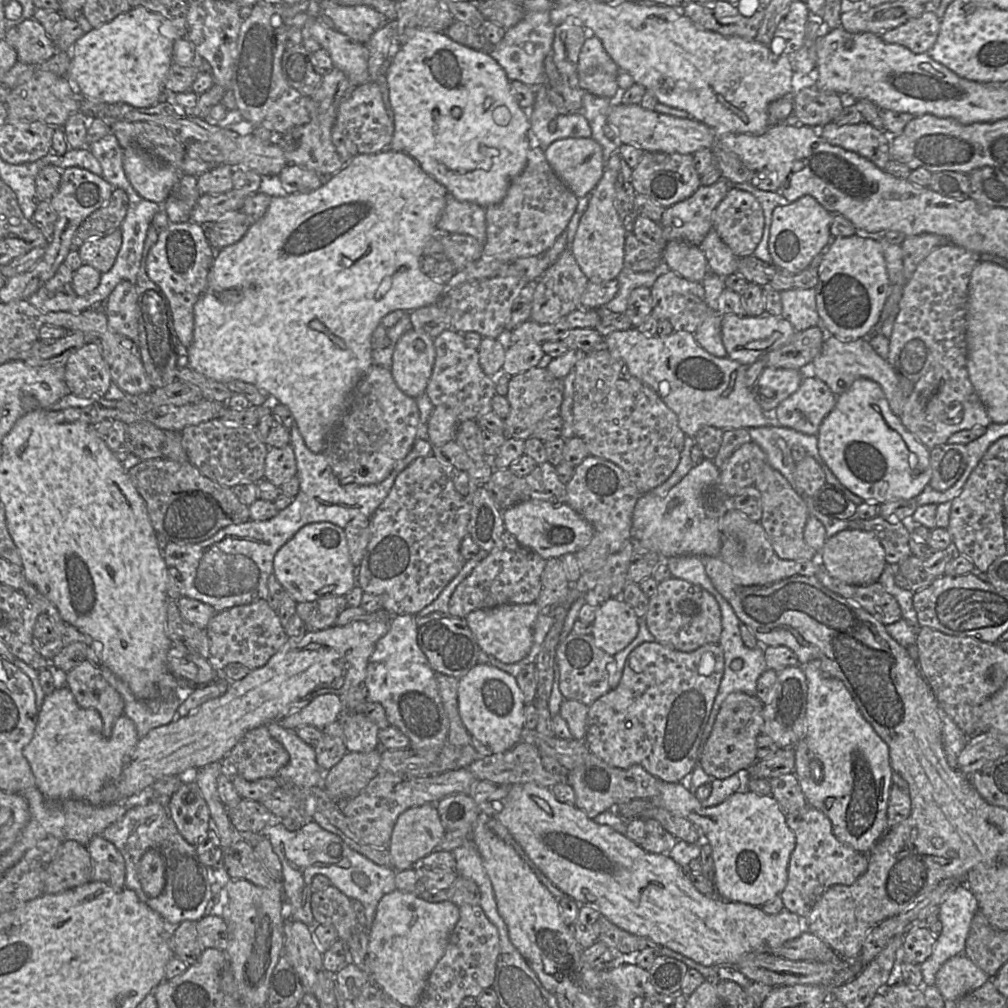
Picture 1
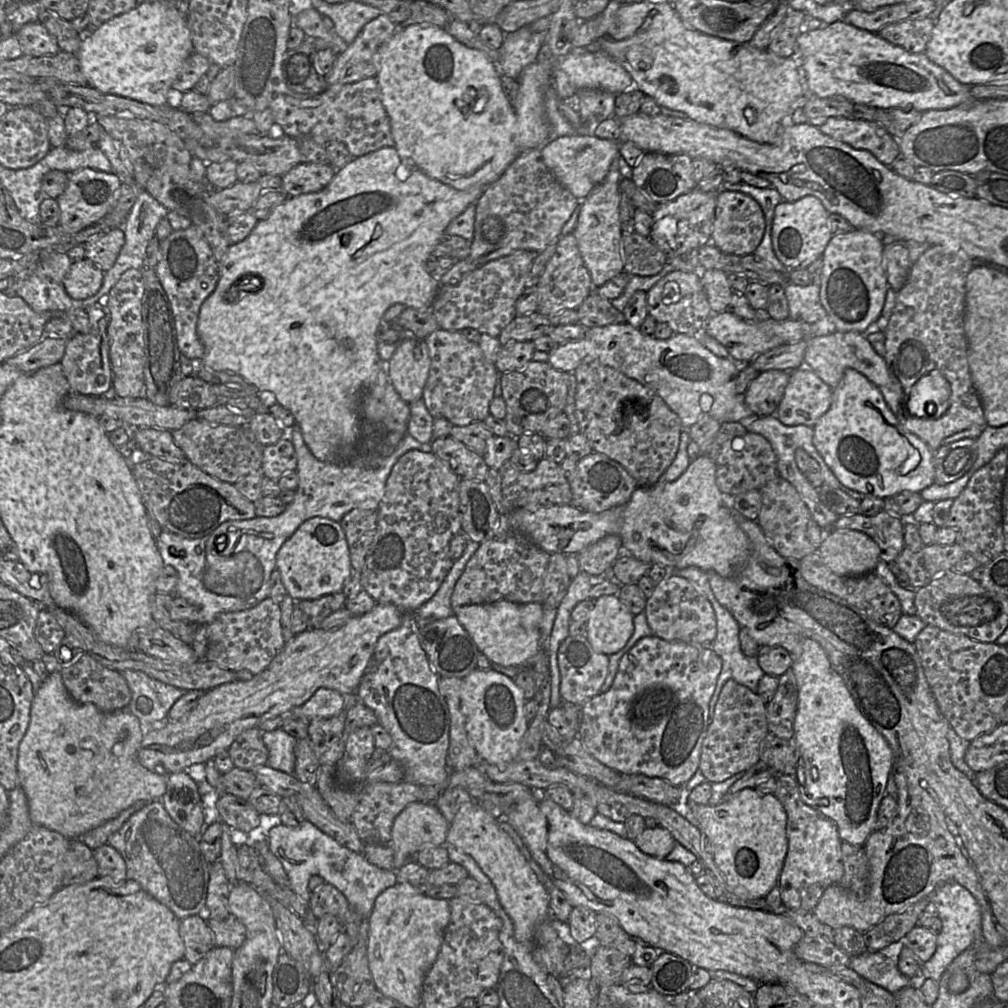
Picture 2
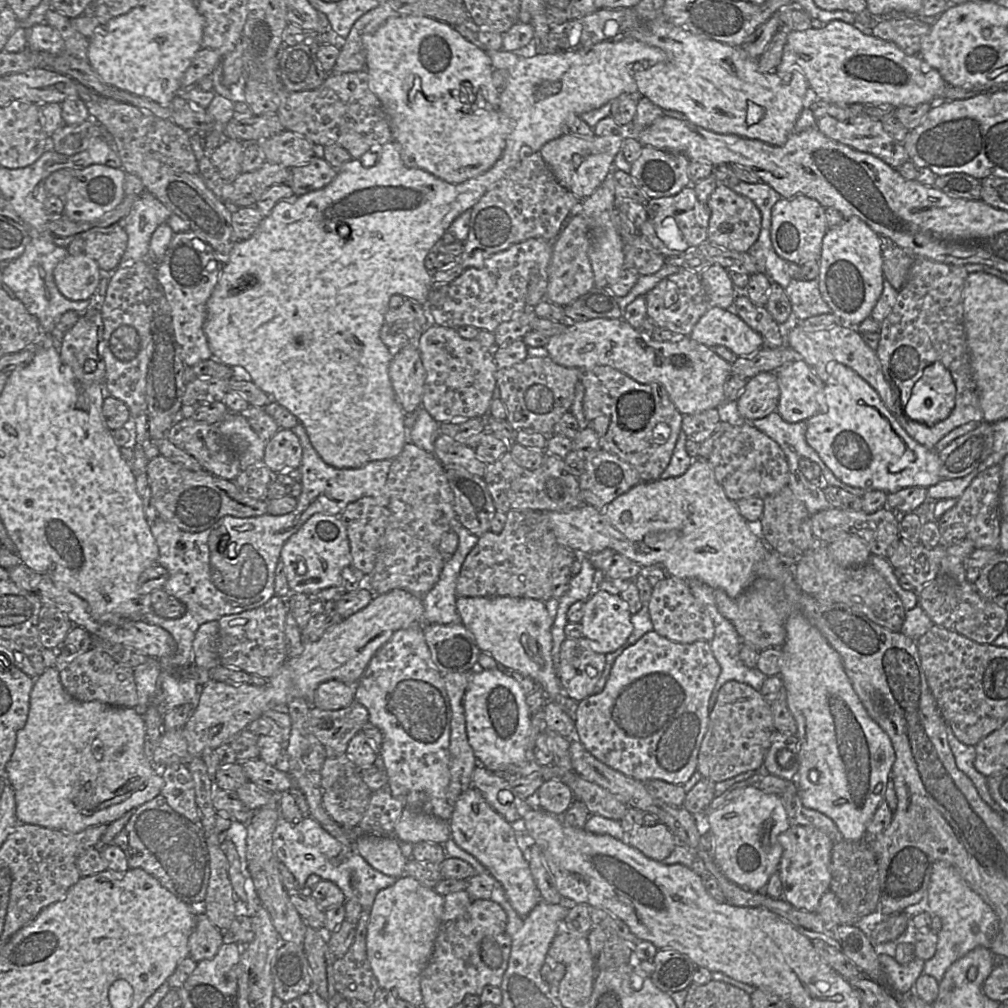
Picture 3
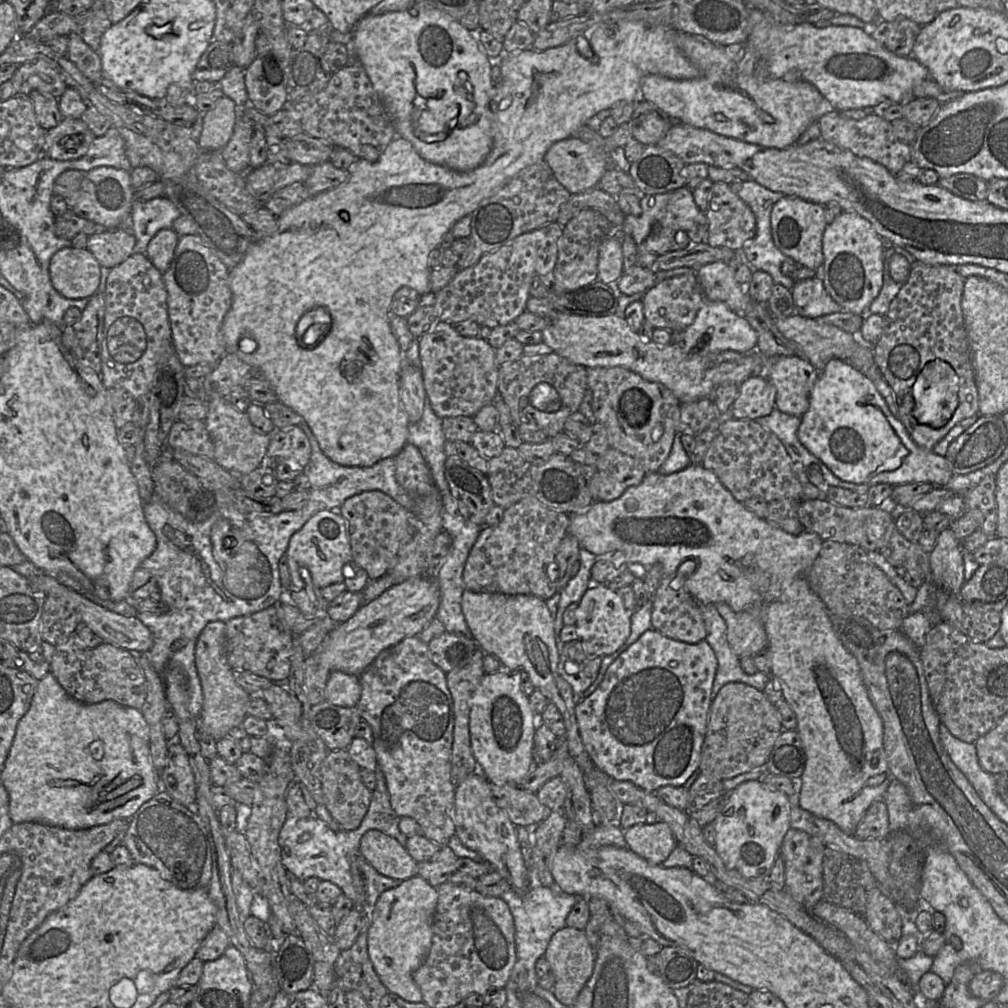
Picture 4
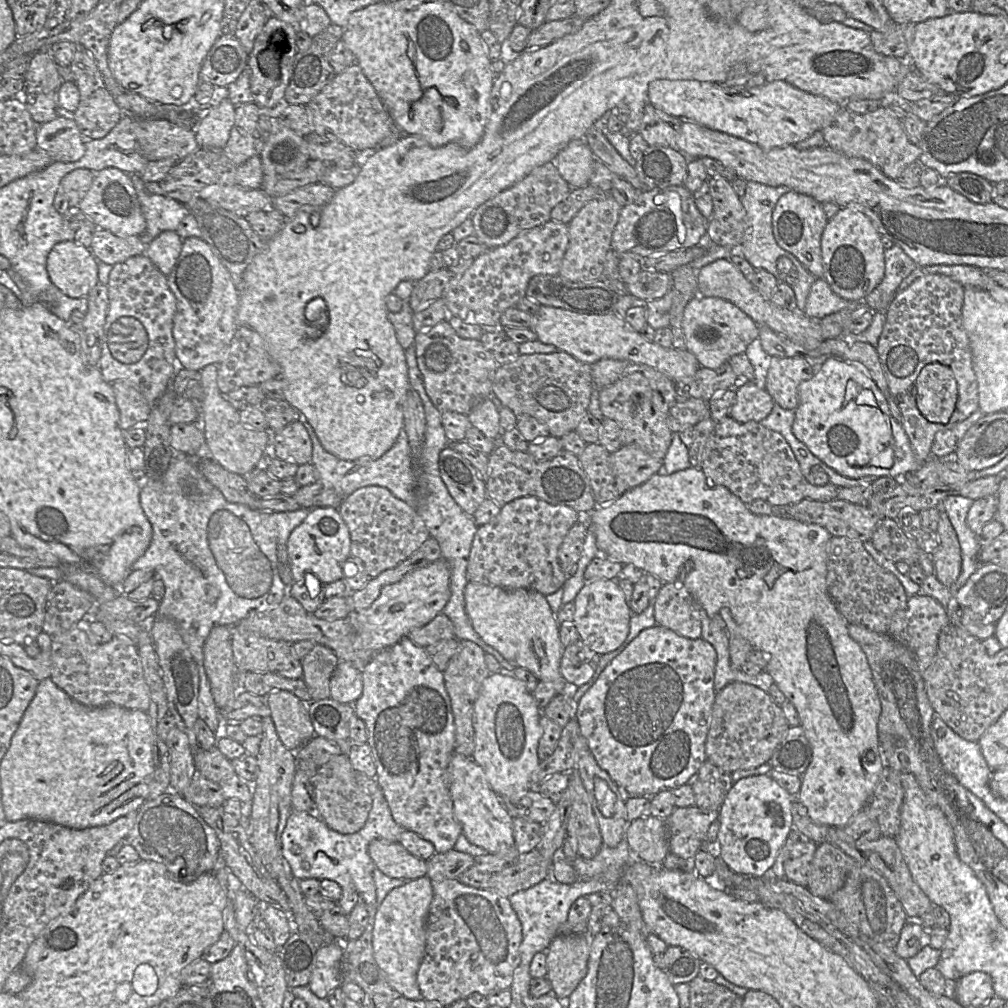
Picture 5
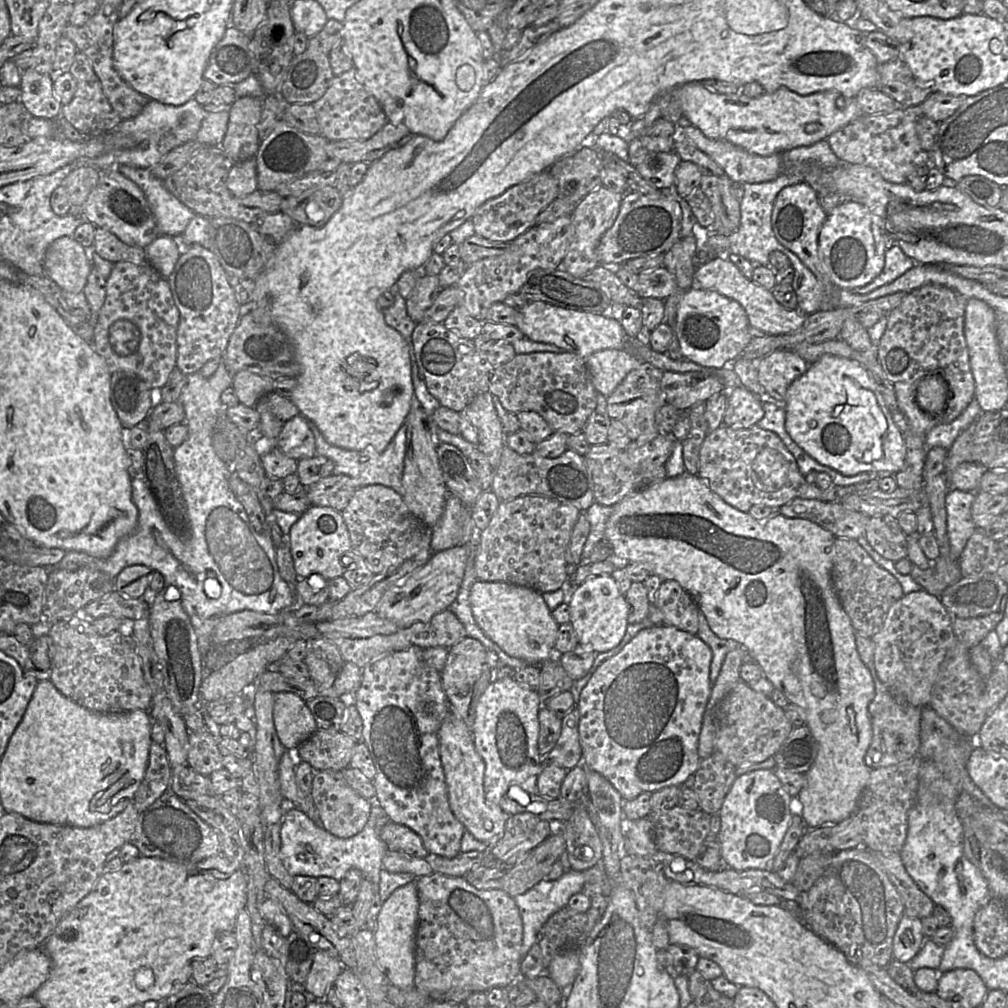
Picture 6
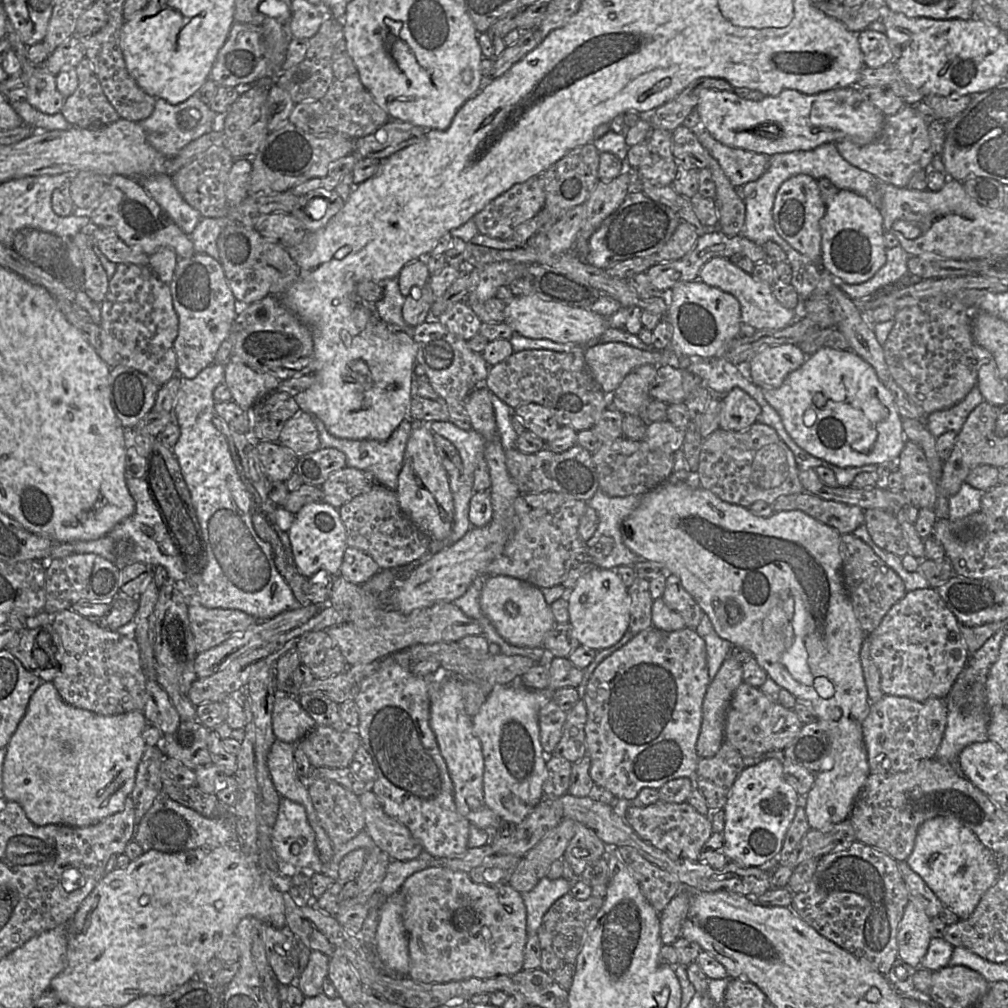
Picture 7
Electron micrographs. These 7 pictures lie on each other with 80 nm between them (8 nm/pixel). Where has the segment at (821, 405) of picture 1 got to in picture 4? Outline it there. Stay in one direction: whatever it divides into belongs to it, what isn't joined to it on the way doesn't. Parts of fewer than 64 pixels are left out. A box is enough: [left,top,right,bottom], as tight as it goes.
[766,356,819,417]

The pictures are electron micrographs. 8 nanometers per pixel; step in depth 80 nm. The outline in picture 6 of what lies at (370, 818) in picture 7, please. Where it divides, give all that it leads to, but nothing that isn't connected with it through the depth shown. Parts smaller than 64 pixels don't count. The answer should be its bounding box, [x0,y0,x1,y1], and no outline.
[379,821,429,858]

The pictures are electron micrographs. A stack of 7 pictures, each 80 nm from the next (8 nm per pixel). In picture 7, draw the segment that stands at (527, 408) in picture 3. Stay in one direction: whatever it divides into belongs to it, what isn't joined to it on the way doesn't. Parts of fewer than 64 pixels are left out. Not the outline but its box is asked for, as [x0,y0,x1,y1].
[484,349,610,432]

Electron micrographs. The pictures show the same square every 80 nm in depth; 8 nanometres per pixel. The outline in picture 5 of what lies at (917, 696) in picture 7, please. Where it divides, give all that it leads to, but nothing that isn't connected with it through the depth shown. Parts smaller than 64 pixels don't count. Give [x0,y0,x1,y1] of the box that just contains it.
[888,593,949,674]

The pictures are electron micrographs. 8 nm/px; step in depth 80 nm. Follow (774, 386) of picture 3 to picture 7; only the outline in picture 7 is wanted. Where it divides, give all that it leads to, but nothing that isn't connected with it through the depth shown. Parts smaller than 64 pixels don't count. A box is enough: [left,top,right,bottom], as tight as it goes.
[719,388,761,432]

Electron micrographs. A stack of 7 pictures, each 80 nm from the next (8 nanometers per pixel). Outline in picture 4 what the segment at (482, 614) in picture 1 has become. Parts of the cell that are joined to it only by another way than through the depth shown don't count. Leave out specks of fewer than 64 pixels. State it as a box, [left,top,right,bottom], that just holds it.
[461,589,594,775]

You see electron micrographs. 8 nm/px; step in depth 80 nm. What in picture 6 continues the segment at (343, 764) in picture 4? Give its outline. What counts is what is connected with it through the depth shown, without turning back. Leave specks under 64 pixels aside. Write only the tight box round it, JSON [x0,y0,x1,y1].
[310,771,372,838]

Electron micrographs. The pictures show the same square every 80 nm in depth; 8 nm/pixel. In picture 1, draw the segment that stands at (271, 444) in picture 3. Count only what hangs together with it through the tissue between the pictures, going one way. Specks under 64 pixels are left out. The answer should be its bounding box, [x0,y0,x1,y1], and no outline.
[265,444,296,487]

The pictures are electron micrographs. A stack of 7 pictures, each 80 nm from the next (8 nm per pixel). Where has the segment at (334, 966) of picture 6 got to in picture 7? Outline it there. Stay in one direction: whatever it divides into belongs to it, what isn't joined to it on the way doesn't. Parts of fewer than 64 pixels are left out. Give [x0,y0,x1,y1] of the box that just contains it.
[294,952,329,997]

